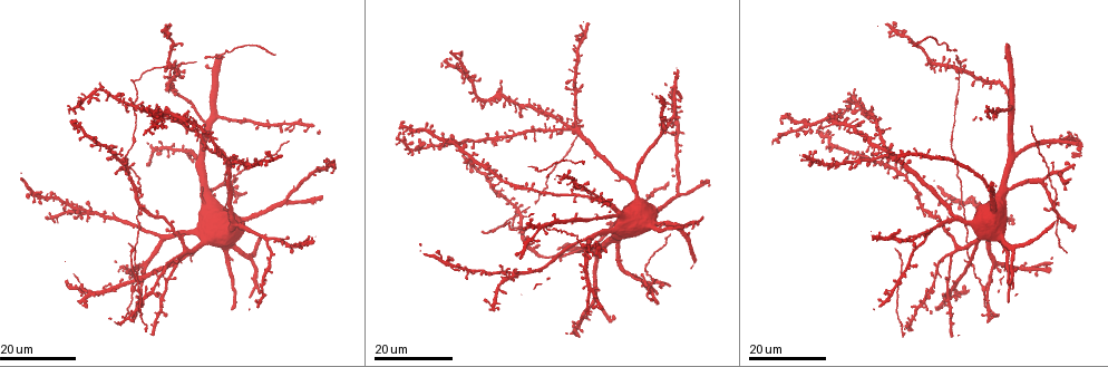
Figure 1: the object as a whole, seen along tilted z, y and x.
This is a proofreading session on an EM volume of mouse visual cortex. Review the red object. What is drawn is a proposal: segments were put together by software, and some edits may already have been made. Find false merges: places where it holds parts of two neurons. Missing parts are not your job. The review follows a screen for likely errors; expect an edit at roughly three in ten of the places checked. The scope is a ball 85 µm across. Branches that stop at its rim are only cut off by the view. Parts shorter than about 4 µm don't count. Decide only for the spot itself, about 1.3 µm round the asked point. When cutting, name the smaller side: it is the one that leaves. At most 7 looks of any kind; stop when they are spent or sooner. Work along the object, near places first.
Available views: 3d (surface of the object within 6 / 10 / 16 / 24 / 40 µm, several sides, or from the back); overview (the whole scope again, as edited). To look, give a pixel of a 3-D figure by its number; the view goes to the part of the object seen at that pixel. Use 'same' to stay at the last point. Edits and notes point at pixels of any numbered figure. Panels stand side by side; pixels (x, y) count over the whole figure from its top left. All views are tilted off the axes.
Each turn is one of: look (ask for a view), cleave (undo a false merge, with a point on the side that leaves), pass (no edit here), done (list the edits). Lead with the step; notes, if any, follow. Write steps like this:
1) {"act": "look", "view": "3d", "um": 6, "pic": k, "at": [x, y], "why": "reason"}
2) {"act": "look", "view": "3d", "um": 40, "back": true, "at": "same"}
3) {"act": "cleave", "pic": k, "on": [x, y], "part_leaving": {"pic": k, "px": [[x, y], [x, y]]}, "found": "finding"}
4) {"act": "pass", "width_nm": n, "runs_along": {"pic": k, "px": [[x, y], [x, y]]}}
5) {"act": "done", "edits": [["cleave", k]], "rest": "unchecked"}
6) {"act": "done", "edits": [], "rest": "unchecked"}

{"act": "look", "view": "3d", "um": 16, "pic": 1, "at": [203, 204]}

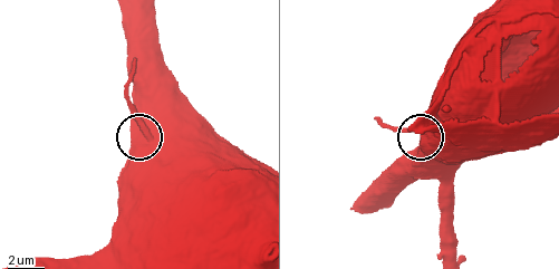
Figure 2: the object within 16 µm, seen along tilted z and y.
{"act": "look", "view": "3d", "um": 10, "at": "same", "why": "zoom in"}

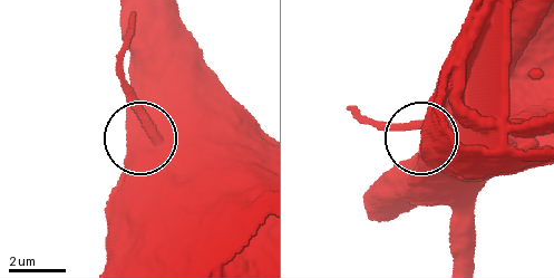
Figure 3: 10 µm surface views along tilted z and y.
{"act": "pass", "width_nm": 680, "found": "one neuron here"}

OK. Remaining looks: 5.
{"act": "look", "view": "3d", "um": 16, "pic": 1, "at": [579, 244]}

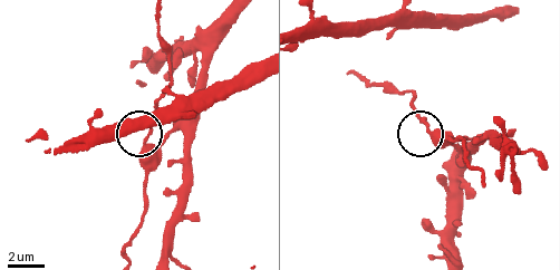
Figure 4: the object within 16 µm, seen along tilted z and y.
{"act": "look", "view": "3d", "um": 6, "pic": 4, "at": [148, 145]}

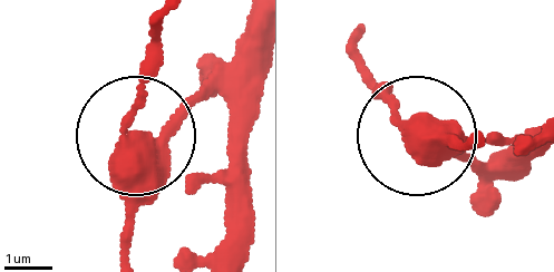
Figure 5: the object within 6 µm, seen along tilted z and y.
{"act": "pass", "runs_along": {"pic": 5, "px": [[249, 38], [135, 141], [126, 249]]}, "found": "one neuron here"}

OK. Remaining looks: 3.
{"act": "look", "view": "3d", "um": 24, "pic": 1, "at": [590, 290], "why": "four or more arms meet"}

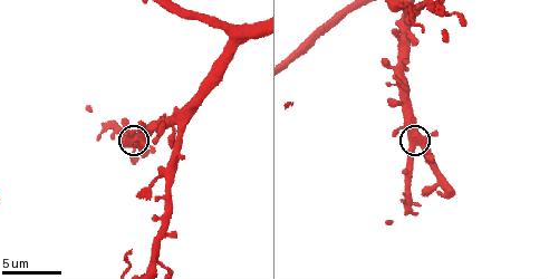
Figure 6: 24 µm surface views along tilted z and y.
{"act": "look", "view": "3d", "um": 6, "pic": 6, "at": [419, 143], "why": "zoom in"}

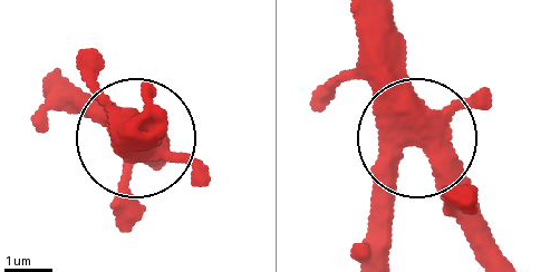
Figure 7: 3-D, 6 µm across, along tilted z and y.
{"act": "look", "view": "3d", "um": 6, "back": true, "pic": 7, "at": [420, 142], "why": "other side"}

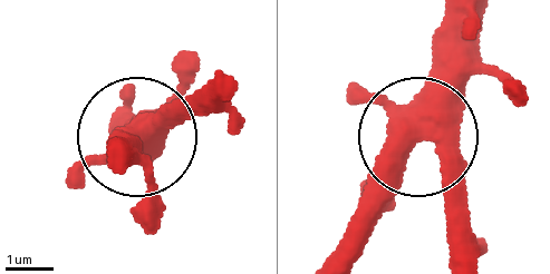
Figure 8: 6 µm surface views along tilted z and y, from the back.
{"act": "pass", "width_nm": 510, "runs_along": {"pic": 8, "px": [[469, 21], [454, 105], [347, 235]]}, "found": "one neuron here"}

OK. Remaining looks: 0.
{"act": "done", "edits": [], "rest": "unchecked"}

